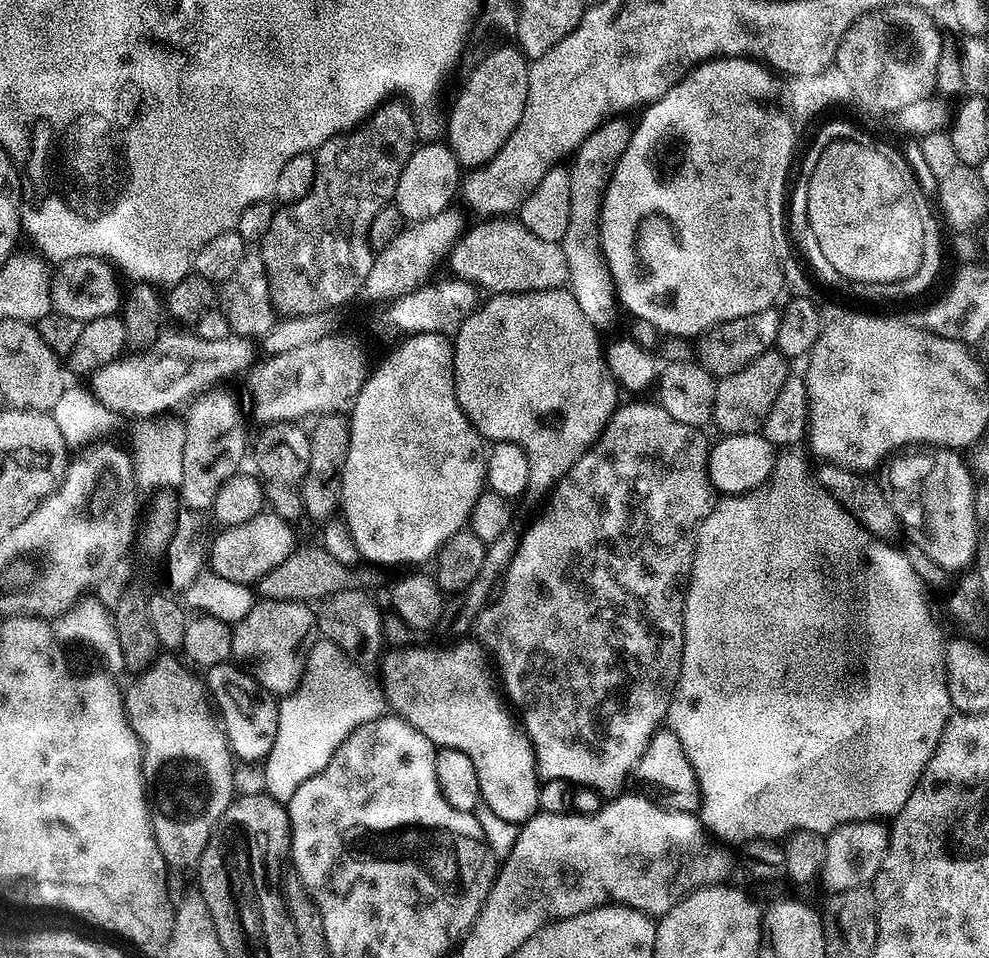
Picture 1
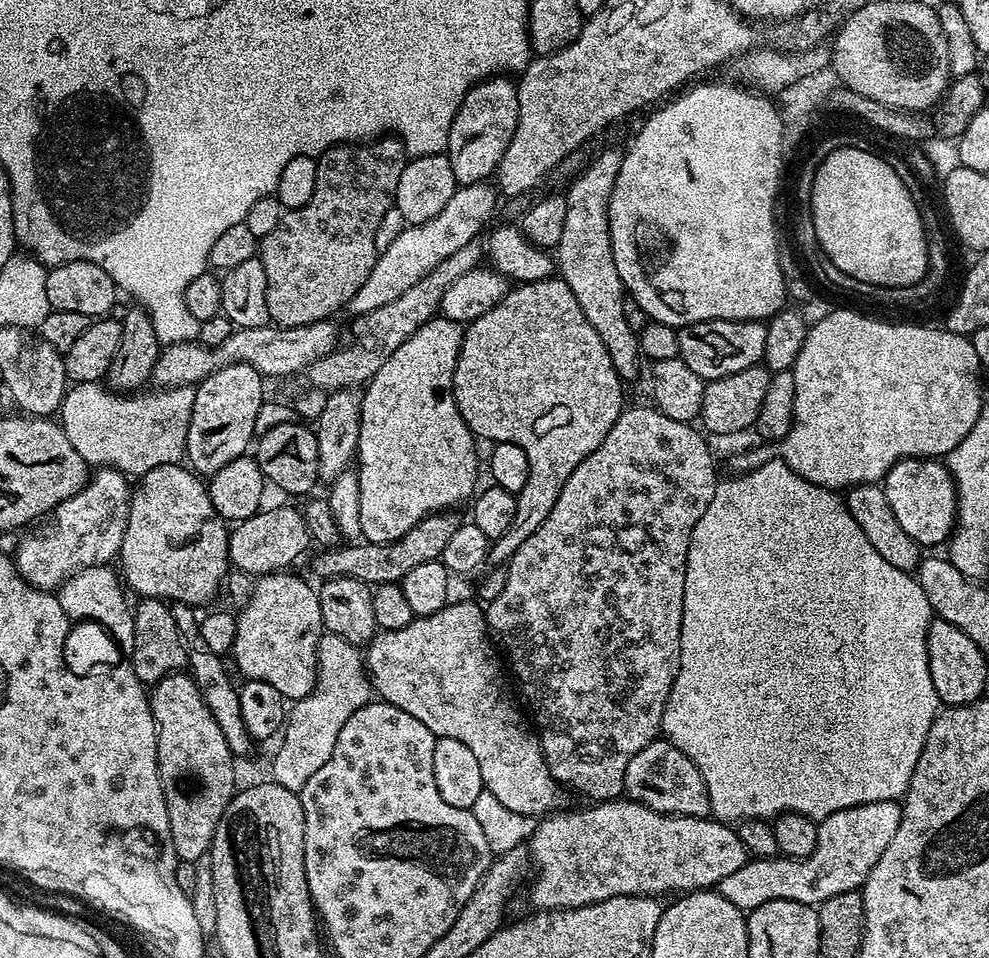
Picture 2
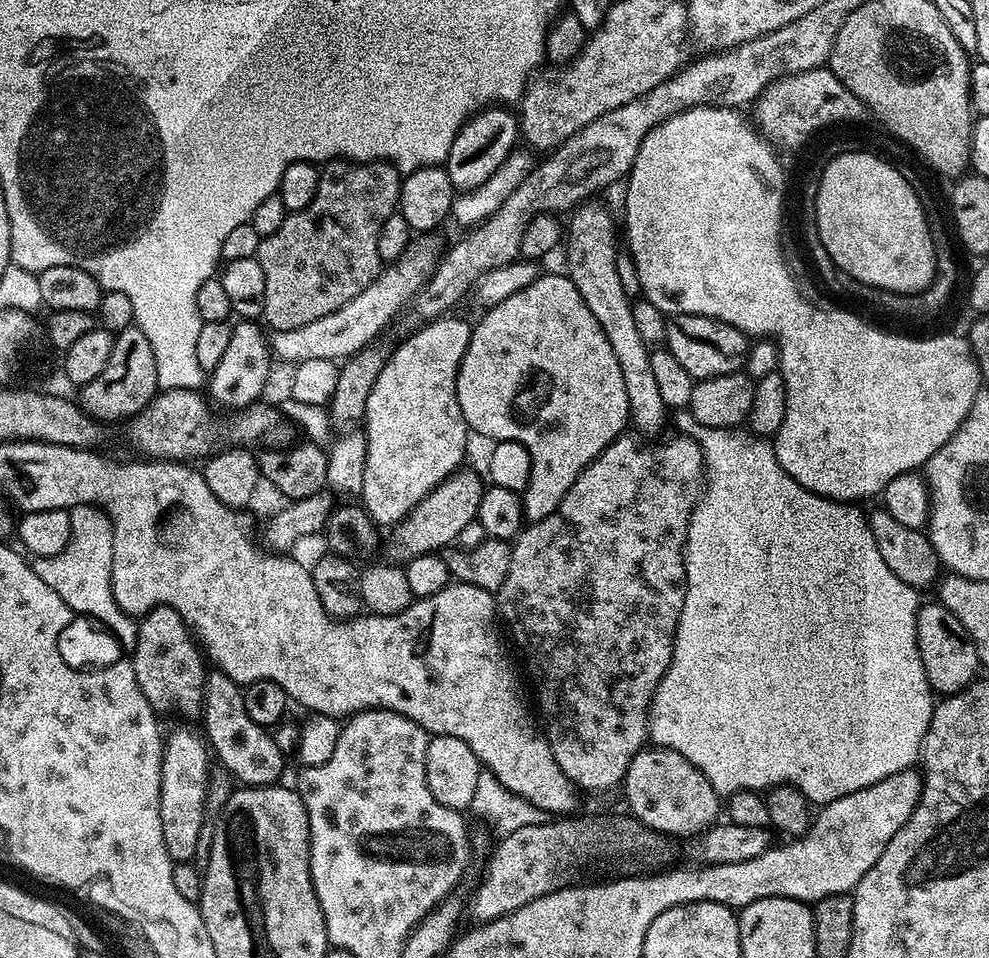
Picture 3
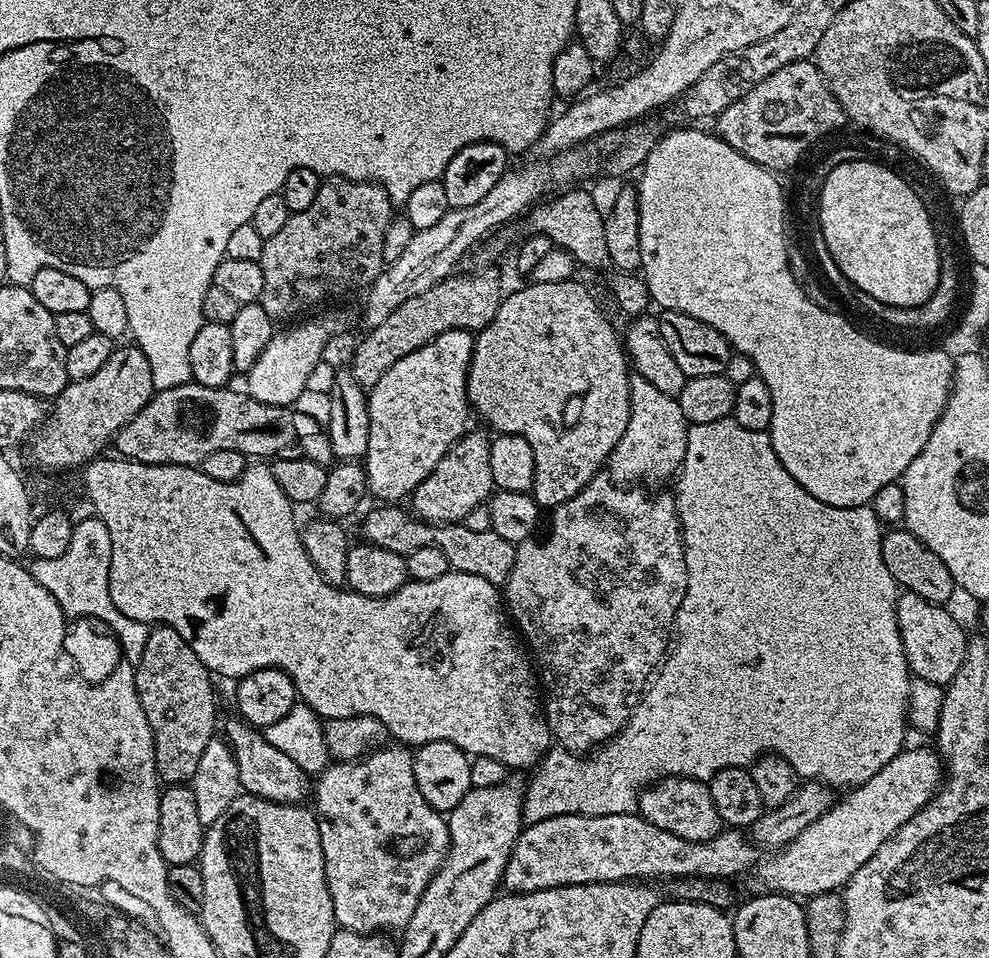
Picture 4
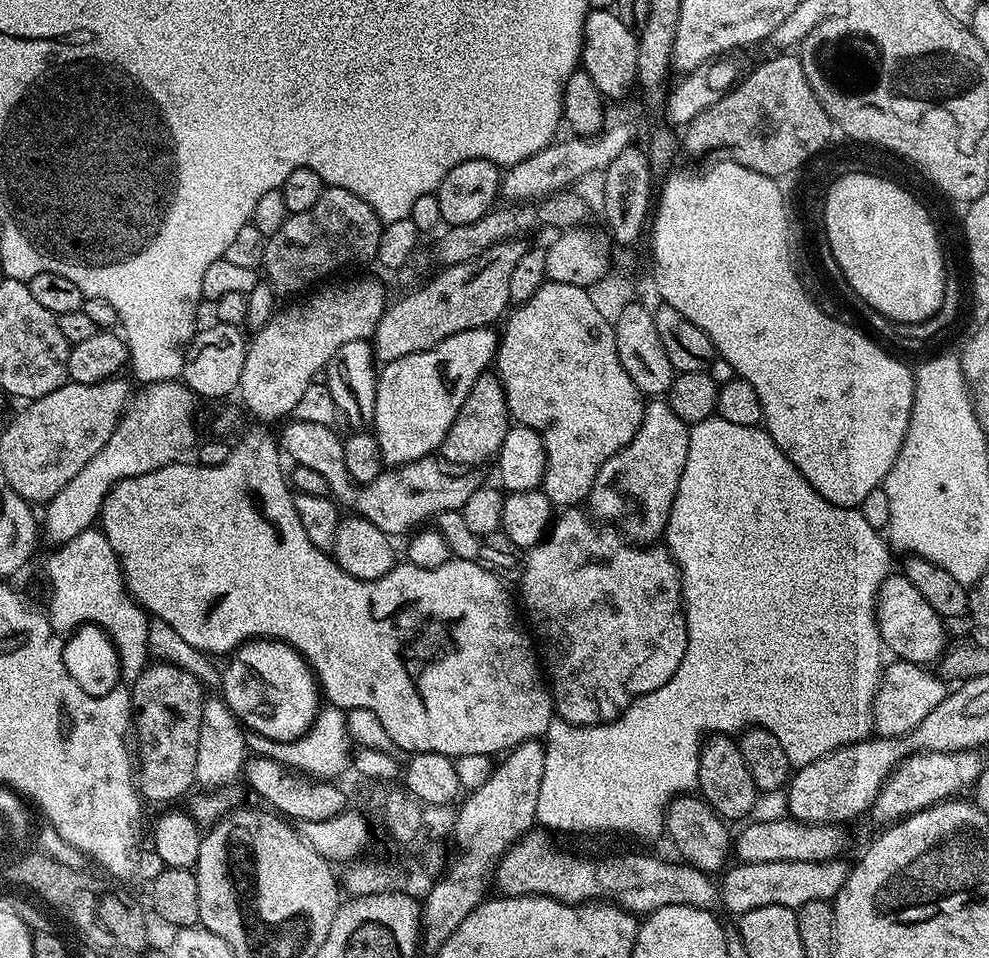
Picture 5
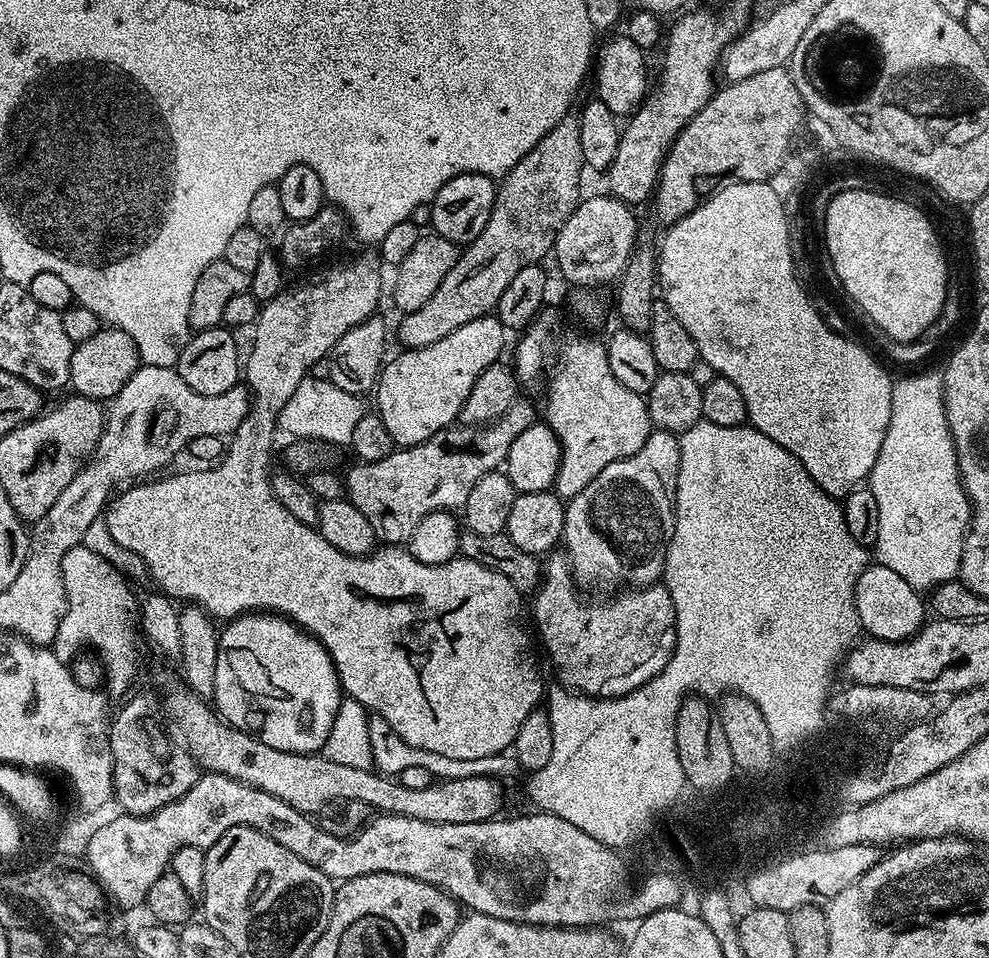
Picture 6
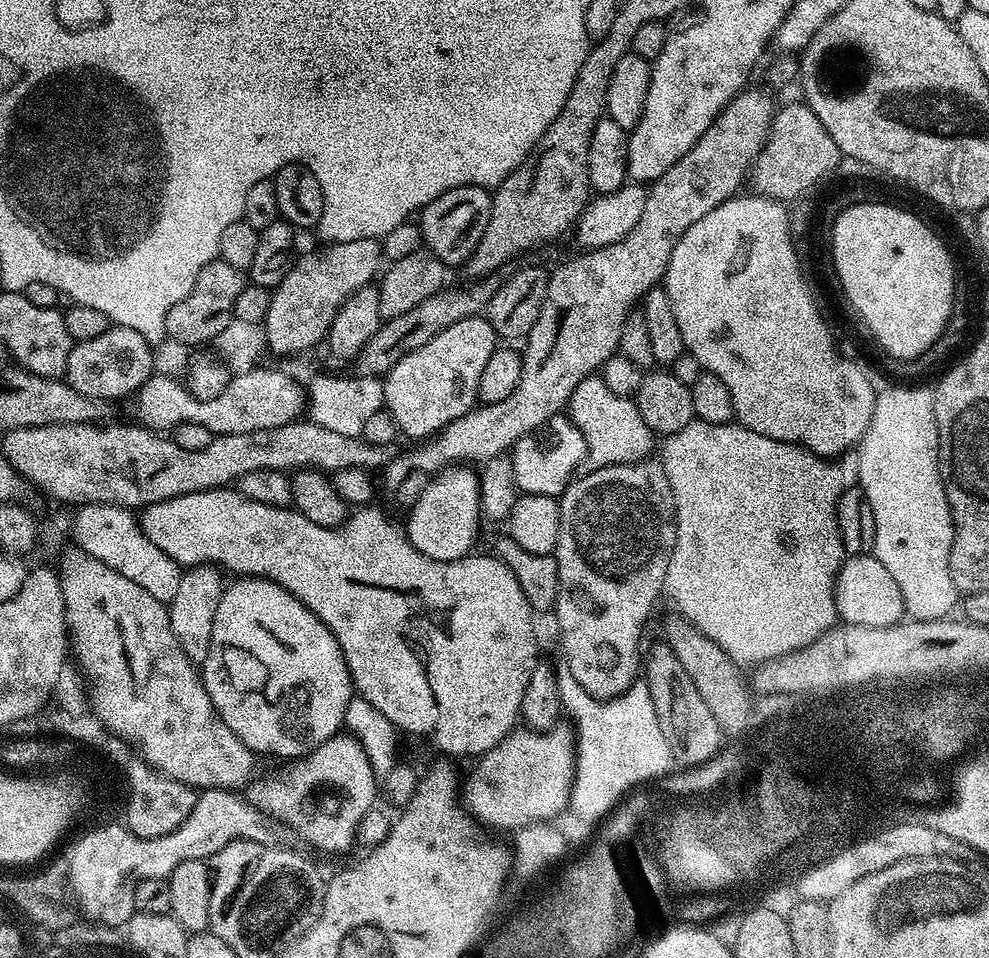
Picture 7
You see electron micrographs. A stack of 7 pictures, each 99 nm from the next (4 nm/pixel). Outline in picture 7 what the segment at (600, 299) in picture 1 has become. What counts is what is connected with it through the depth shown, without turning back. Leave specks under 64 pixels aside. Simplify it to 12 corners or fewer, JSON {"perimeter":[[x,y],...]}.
{"perimeter":[[659,459],[560,493],[562,662],[597,700],[642,672],[678,539]]}

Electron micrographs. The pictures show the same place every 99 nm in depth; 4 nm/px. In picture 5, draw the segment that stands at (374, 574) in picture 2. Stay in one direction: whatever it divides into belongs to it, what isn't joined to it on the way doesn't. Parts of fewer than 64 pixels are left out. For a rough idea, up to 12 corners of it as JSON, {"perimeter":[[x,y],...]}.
{"perimeter":[[484,372],[439,455],[452,466],[493,459],[510,427],[500,377]]}

